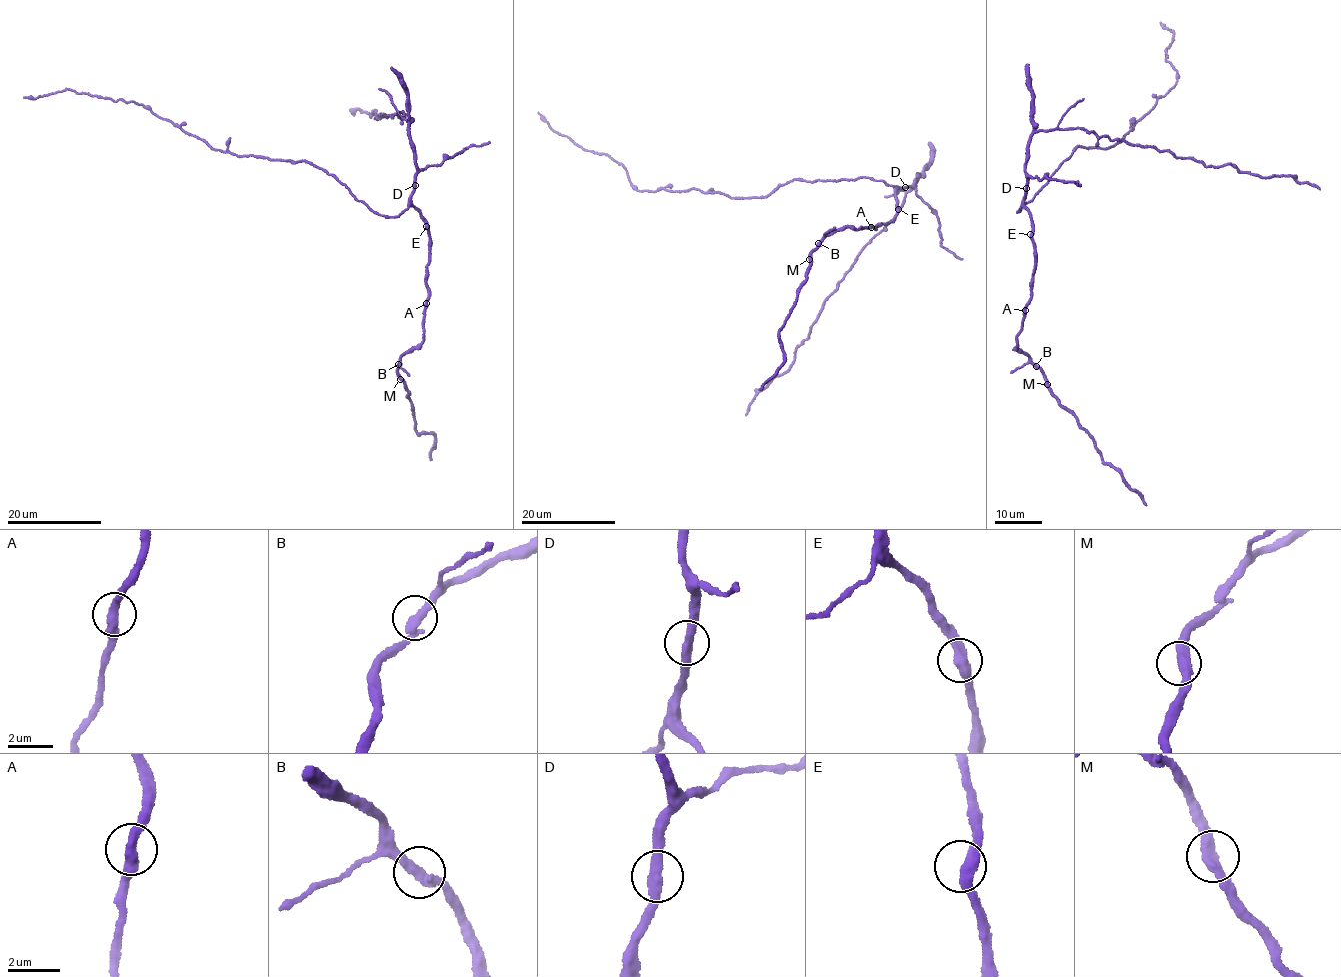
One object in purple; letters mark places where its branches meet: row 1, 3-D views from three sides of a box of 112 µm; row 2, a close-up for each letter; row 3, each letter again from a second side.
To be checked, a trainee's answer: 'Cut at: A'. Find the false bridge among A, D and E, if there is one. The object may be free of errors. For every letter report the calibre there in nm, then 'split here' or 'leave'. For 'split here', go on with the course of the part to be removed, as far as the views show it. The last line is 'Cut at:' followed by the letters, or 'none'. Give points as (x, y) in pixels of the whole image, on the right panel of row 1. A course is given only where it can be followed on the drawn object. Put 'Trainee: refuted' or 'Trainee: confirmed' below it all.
A: 400 nm thick; leave
D: 380 nm thick; leave
E: 400 nm thick; leave
Cut at: none
Trainee: refuted

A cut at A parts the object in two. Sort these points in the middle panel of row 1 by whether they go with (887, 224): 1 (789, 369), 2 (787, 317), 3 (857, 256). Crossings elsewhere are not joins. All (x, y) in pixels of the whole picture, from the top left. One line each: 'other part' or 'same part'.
1: same part
2: other part
3: same part

